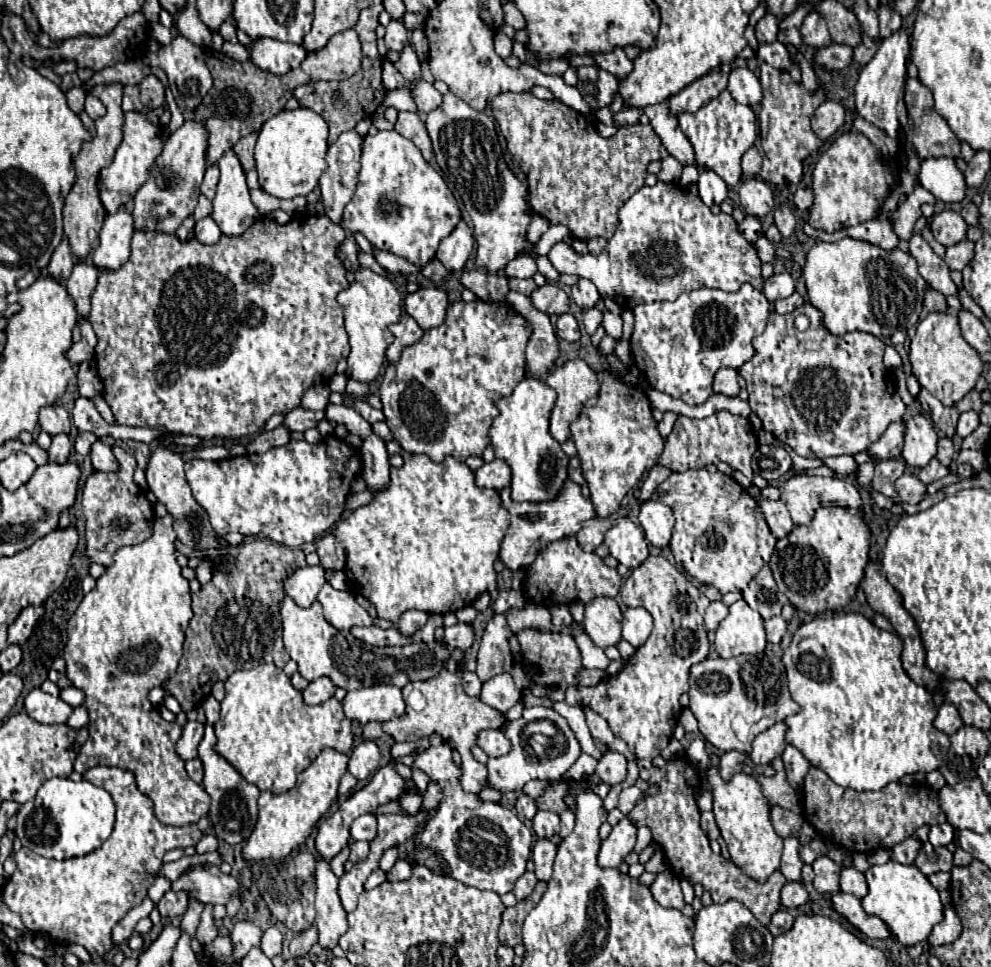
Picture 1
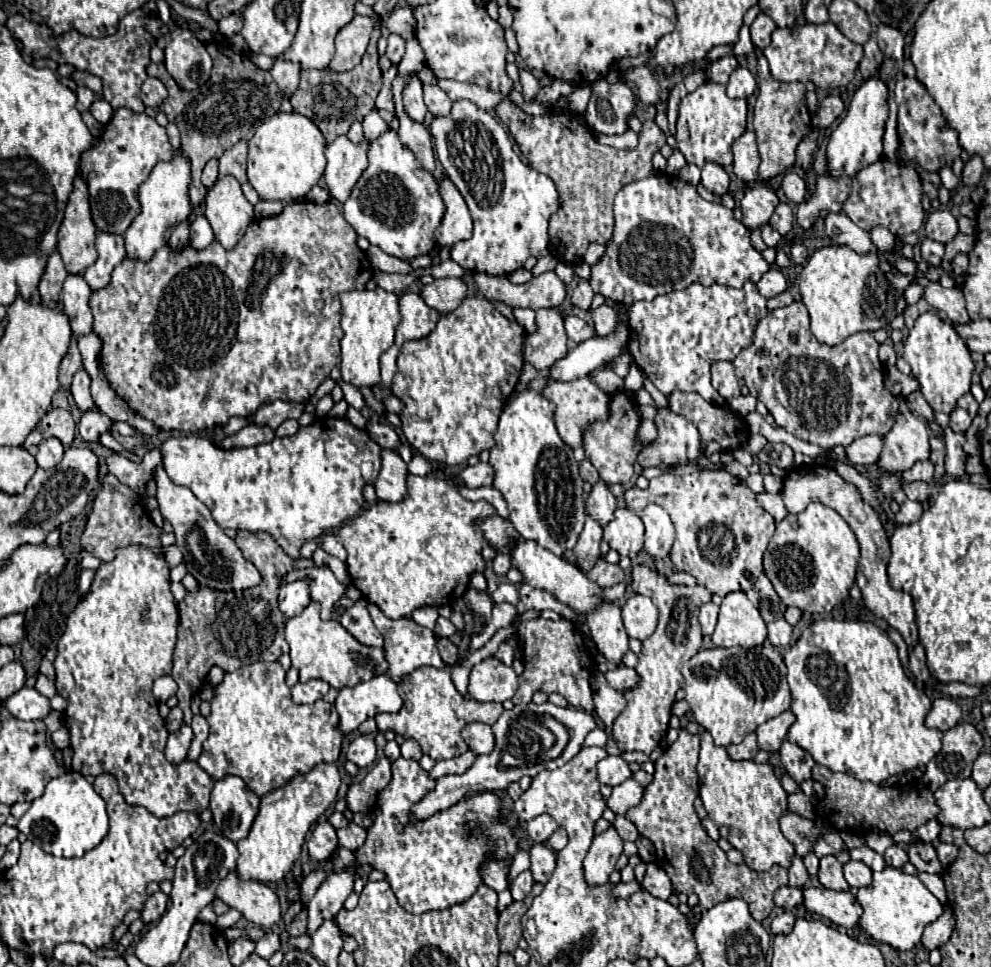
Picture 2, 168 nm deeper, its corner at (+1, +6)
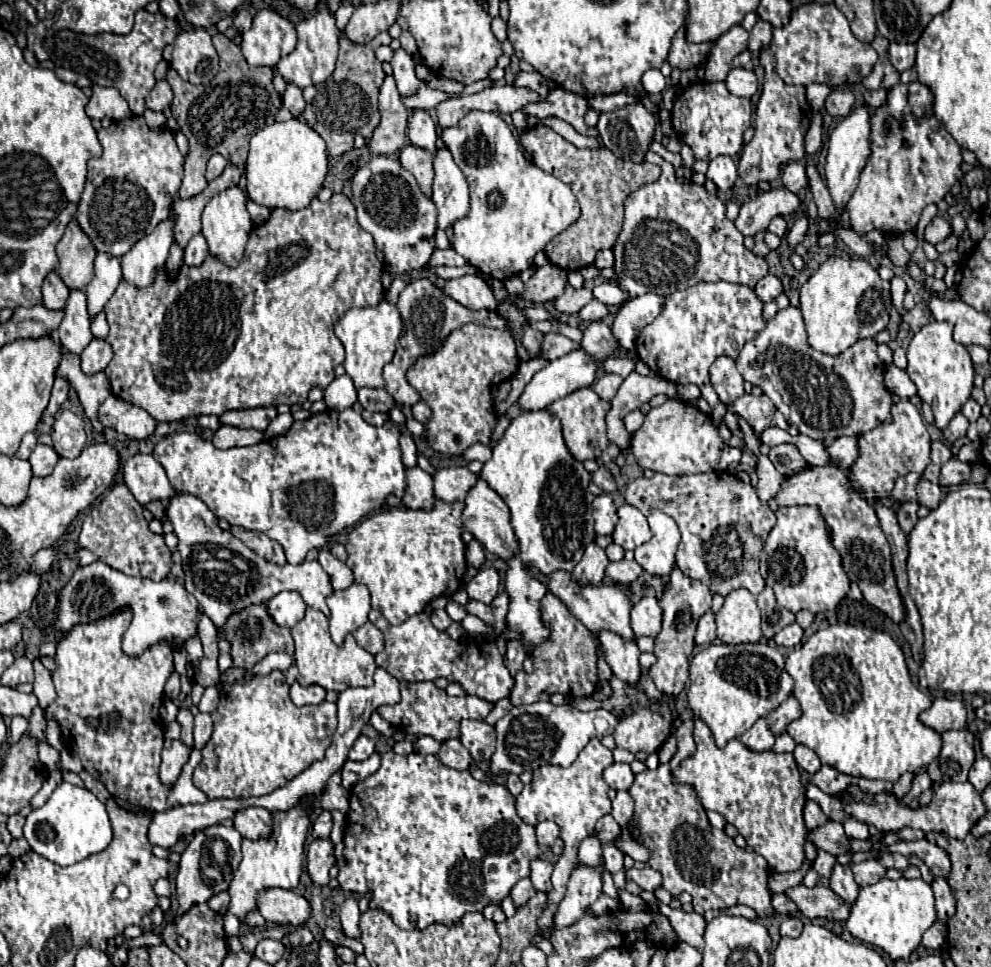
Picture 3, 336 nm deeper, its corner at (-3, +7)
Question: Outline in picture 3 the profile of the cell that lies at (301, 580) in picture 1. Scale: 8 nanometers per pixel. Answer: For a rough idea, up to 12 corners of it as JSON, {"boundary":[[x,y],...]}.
{"boundary":[[282,591],[268,601],[270,615],[290,629],[302,621],[300,593]]}

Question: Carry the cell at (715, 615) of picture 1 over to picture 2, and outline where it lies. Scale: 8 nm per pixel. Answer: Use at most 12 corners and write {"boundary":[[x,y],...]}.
{"boundary":[[708,602],[700,608],[702,634],[714,632],[718,606]]}

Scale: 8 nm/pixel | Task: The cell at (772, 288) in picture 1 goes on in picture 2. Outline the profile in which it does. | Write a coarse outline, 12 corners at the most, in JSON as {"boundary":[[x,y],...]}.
{"boundary":[[770,268],[756,288],[768,300],[786,290],[778,268]]}

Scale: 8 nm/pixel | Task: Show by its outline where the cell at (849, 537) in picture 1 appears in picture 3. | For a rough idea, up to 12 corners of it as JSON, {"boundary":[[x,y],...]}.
{"boundary":[[780,507],[760,575],[792,613],[850,579],[818,507]]}

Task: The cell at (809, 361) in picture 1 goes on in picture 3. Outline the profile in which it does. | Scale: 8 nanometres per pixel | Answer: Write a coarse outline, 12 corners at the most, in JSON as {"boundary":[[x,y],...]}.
{"boundary":[[778,311],[736,365],[812,439],[892,421],[876,341],[836,357]]}

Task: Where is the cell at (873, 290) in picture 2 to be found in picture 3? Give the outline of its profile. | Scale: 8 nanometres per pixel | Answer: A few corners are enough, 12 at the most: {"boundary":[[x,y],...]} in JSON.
{"boundary":[[828,257],[800,287],[808,343],[838,355],[886,329],[890,283]]}

